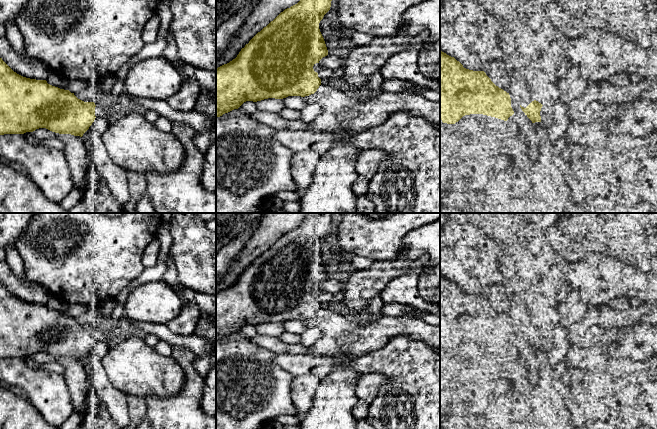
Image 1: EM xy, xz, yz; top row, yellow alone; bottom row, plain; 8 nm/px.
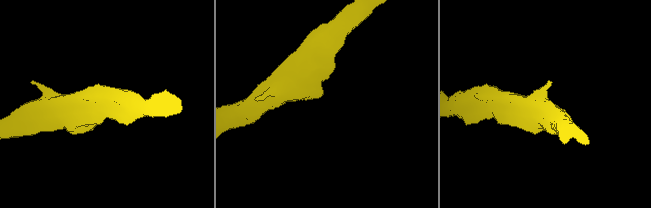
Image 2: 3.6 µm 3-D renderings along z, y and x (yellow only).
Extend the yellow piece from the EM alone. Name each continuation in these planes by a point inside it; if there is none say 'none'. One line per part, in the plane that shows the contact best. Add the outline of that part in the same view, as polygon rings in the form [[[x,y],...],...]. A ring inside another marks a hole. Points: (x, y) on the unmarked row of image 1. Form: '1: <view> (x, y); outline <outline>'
1: yz (545, 338); outline [[[543,330],[540,335],[541,345],[546,345],[549,341],[551,341],[554,338],[554,336],[550,336],[546,334]]]

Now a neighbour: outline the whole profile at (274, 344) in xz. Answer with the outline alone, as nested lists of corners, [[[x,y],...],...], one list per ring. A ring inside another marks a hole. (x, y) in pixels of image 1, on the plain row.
[[[257,335],[250,341],[273,352],[275,355],[303,355],[307,354],[309,350],[305,346],[284,343],[279,337]]]

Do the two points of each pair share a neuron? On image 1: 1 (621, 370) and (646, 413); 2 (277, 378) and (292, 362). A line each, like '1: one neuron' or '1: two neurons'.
1: two neurons
2: two neurons

